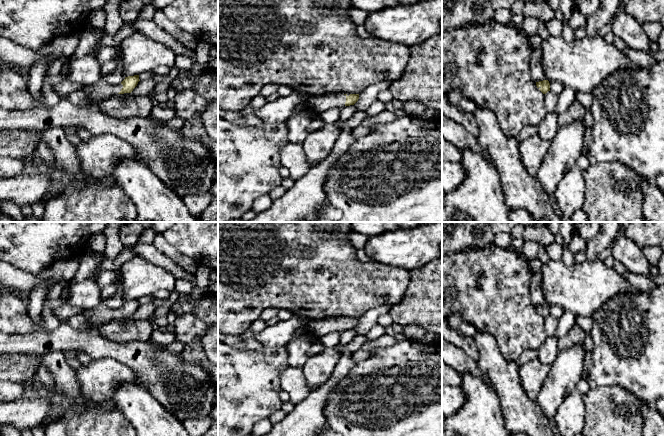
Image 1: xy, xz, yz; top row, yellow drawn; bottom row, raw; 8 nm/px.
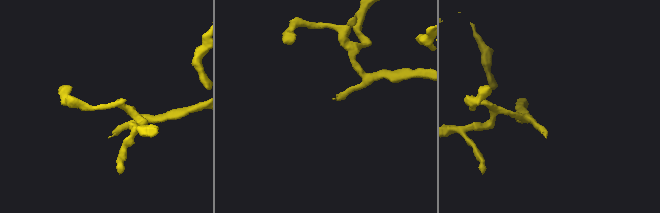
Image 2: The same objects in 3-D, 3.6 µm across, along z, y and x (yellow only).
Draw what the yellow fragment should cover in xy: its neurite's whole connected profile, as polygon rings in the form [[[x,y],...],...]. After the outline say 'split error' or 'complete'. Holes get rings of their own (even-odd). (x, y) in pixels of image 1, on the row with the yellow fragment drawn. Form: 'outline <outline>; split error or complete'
outline [[[112,59],[101,66],[101,78],[84,88],[86,92],[89,103],[93,103],[95,105],[99,105],[99,102],[104,98],[108,98],[115,94],[124,94],[131,93],[133,89],[137,86],[139,80],[139,75],[128,76],[119,83],[119,84],[111,84],[107,81],[106,75],[115,71],[117,67],[117,61]]]; split error

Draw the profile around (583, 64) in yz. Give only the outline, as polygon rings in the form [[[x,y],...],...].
[[[512,22],[505,25],[516,28],[526,38],[531,51],[535,49],[541,51],[543,71],[548,81],[561,82],[565,86],[572,87],[575,92],[592,93],[604,79],[616,71],[641,68],[623,51],[618,50],[614,44],[607,43],[603,37],[598,35],[567,42],[562,36],[542,39],[538,34],[528,35]]]

